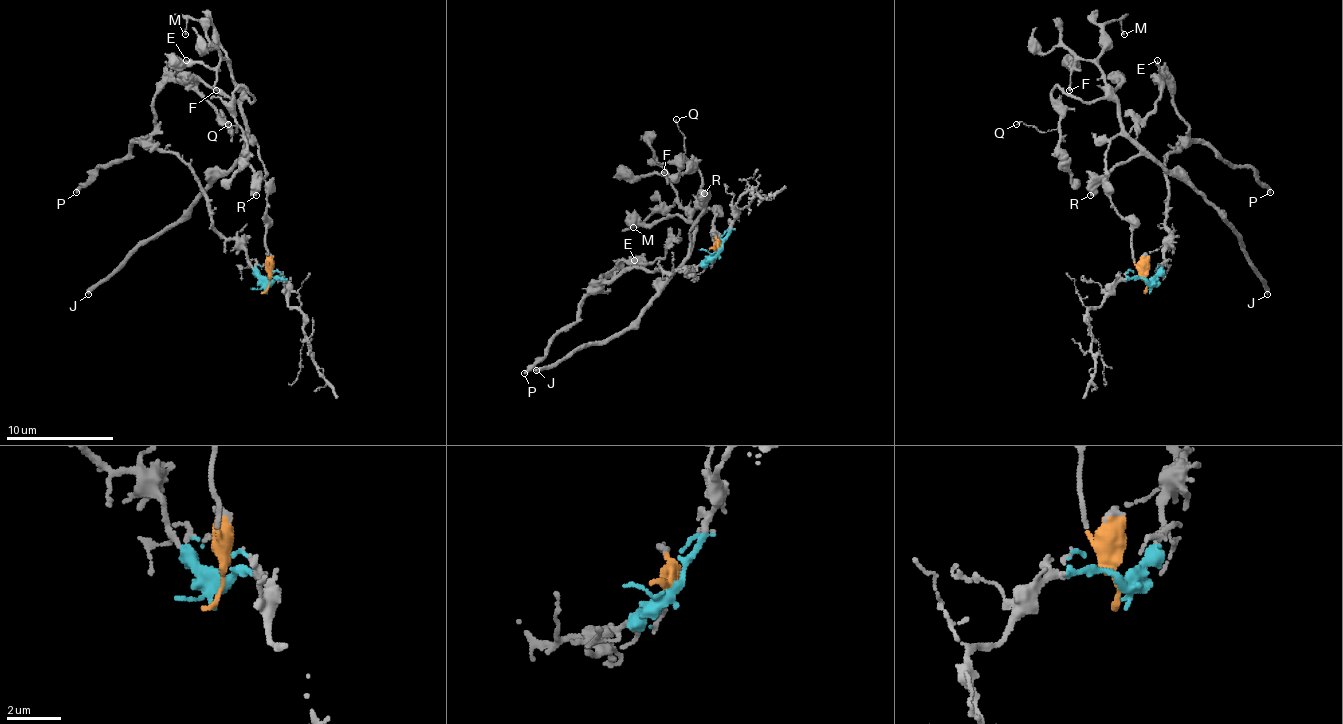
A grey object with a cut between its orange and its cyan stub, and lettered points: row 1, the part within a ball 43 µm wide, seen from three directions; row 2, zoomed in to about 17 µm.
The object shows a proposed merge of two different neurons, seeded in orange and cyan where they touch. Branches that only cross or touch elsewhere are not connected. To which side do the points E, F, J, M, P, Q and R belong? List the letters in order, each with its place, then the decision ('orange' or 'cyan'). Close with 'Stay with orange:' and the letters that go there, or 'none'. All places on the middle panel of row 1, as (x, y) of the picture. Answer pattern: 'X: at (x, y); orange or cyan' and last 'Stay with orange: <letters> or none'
E: at (634, 260); cyan
F: at (664, 172); orange
J: at (536, 370); orange
M: at (633, 227); orange
P: at (524, 373); cyan
Q: at (676, 119); orange
R: at (704, 193); orange
Stay with orange: F, J, M, Q, R

